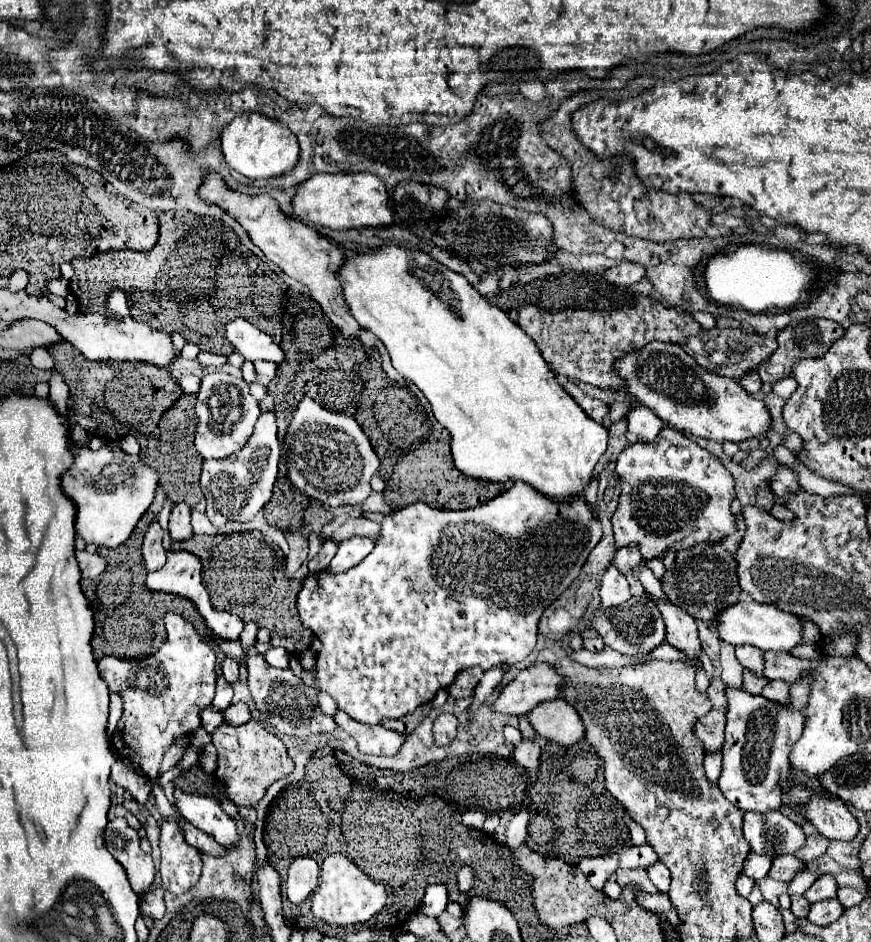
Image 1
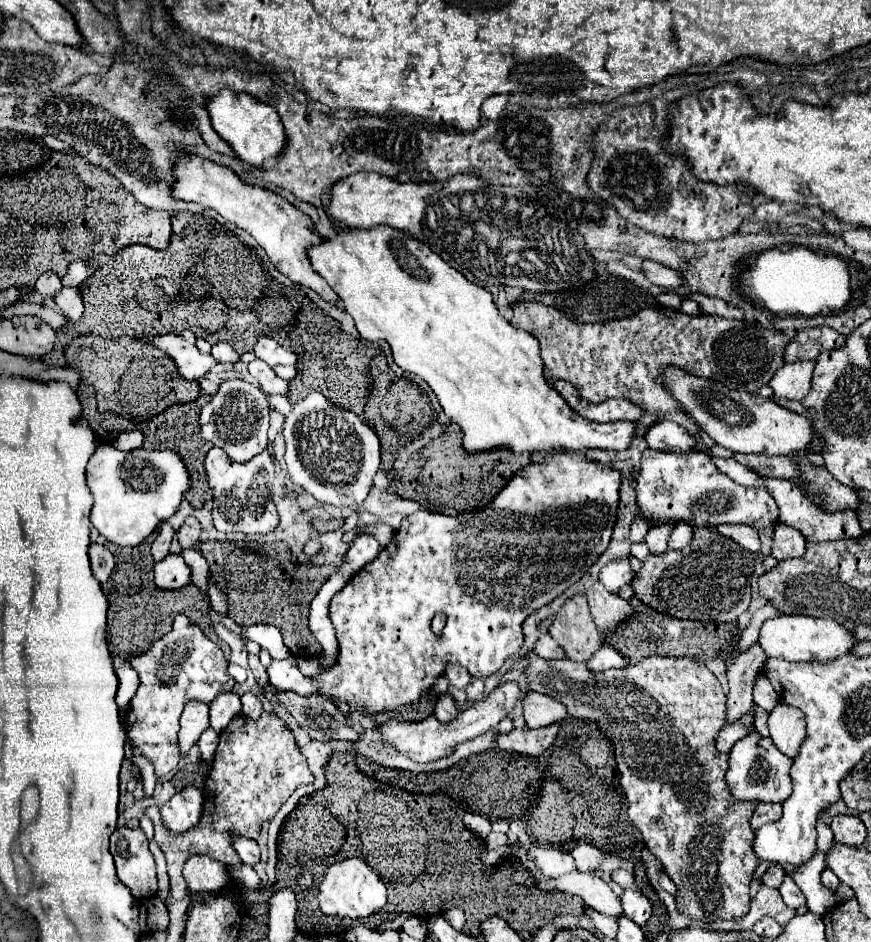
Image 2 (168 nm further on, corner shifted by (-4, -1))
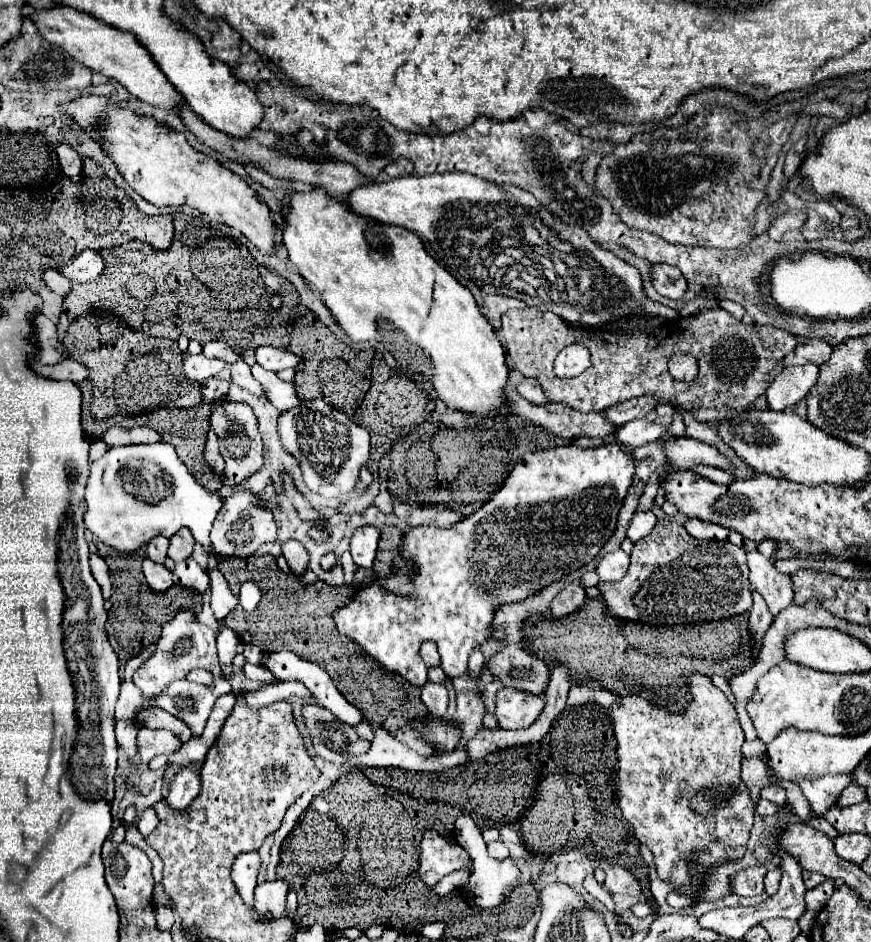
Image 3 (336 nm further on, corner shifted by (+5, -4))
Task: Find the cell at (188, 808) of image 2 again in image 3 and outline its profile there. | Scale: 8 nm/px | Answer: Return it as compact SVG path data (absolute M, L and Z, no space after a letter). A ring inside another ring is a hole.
M188 763L186 767L182 767L172 785L170 785L170 793L166 797L168 805L174 807L174 809L186 809L194 799L196 795L200 793L200 767L202 763Z

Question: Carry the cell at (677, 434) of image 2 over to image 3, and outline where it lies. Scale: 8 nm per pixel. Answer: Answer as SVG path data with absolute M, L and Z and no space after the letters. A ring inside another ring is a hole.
M680 437L676 441L666 441L666 453L668 461L672 465L678 465L680 469L692 469L696 465L708 465L718 467L722 471L732 471L732 461L722 455L716 447L706 445L692 437Z

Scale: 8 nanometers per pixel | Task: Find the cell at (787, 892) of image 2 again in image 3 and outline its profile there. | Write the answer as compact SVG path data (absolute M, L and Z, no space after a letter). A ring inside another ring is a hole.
M772 869L766 873L766 879L764 879L764 891L768 895L774 895L774 891L778 891L778 883L780 883L780 869Z

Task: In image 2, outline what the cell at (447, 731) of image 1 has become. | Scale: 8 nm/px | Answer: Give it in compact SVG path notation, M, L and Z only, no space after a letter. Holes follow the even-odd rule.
M449 694L439 696L439 700L437 700L437 704L435 704L435 718L447 724L449 720L455 720L457 714L459 714L459 712L457 712L457 706L455 706L455 702L451 700L451 696L449 696Z

